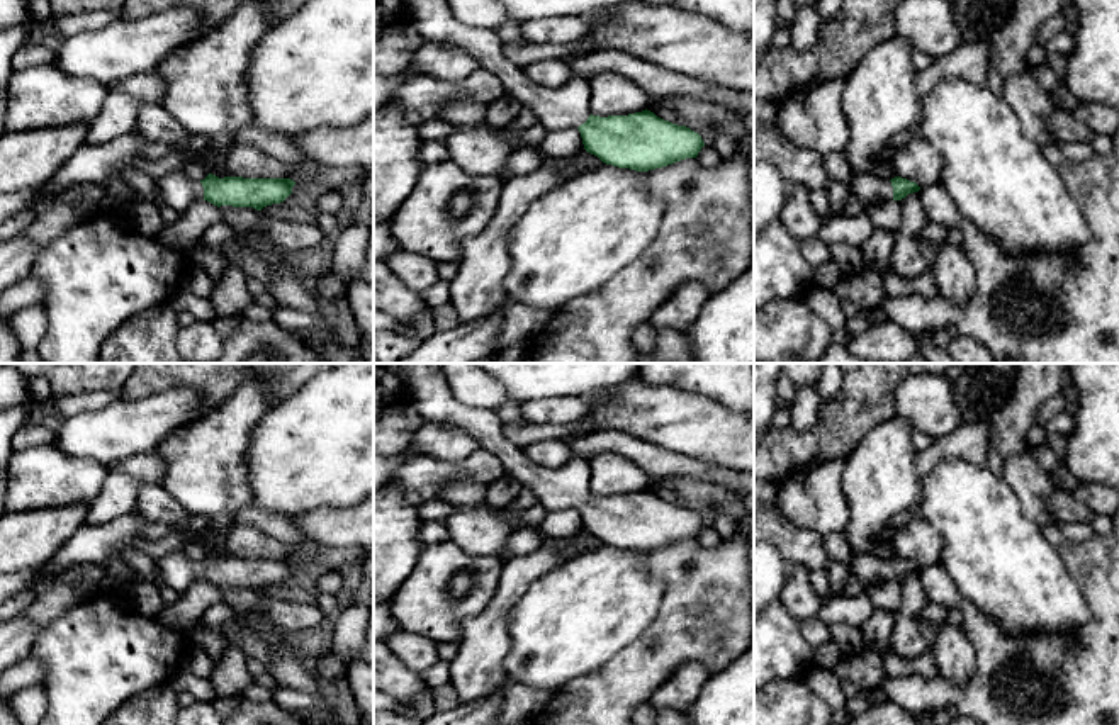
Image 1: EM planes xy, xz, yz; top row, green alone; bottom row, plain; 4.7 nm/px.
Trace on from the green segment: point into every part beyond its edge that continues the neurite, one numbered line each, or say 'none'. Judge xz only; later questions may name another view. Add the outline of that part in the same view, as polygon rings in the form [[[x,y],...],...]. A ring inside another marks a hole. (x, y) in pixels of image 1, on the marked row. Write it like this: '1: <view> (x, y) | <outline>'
1: xz (556, 109) | [[[411,0],[414,27],[428,42],[452,42],[475,58],[504,87],[506,95],[531,109],[545,131],[579,127],[591,115],[589,78],[576,76],[559,88],[533,83],[523,68],[513,65],[501,51],[496,31],[460,24],[447,0]]]

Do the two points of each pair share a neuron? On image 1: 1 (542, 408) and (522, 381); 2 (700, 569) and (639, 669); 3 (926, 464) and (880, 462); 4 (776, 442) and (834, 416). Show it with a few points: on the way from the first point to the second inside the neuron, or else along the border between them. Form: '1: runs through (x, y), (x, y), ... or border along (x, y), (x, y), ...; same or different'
1: border along (574, 394), (527, 399), (520, 404); different
2: runs through (700, 595), (700, 608), (664, 644); same
3: border along (916, 452), (916, 477), (921, 484); different
4: runs through (790, 442), (809, 442), (820, 430); same

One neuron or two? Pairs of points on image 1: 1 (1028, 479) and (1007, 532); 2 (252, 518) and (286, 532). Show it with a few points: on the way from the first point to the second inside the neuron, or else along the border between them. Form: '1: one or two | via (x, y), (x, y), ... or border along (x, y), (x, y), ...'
1: two | border along (1000, 476), (1019, 506), (1041, 527)
2: one | via (260, 518), (277, 527)

